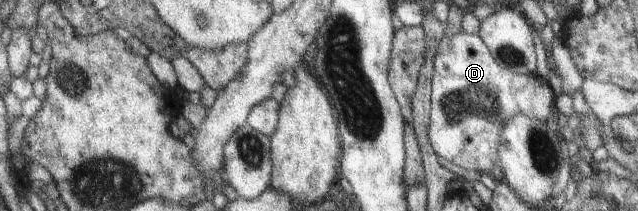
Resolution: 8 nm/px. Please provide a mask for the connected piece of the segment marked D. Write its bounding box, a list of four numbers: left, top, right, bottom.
[428,30,557,173]

